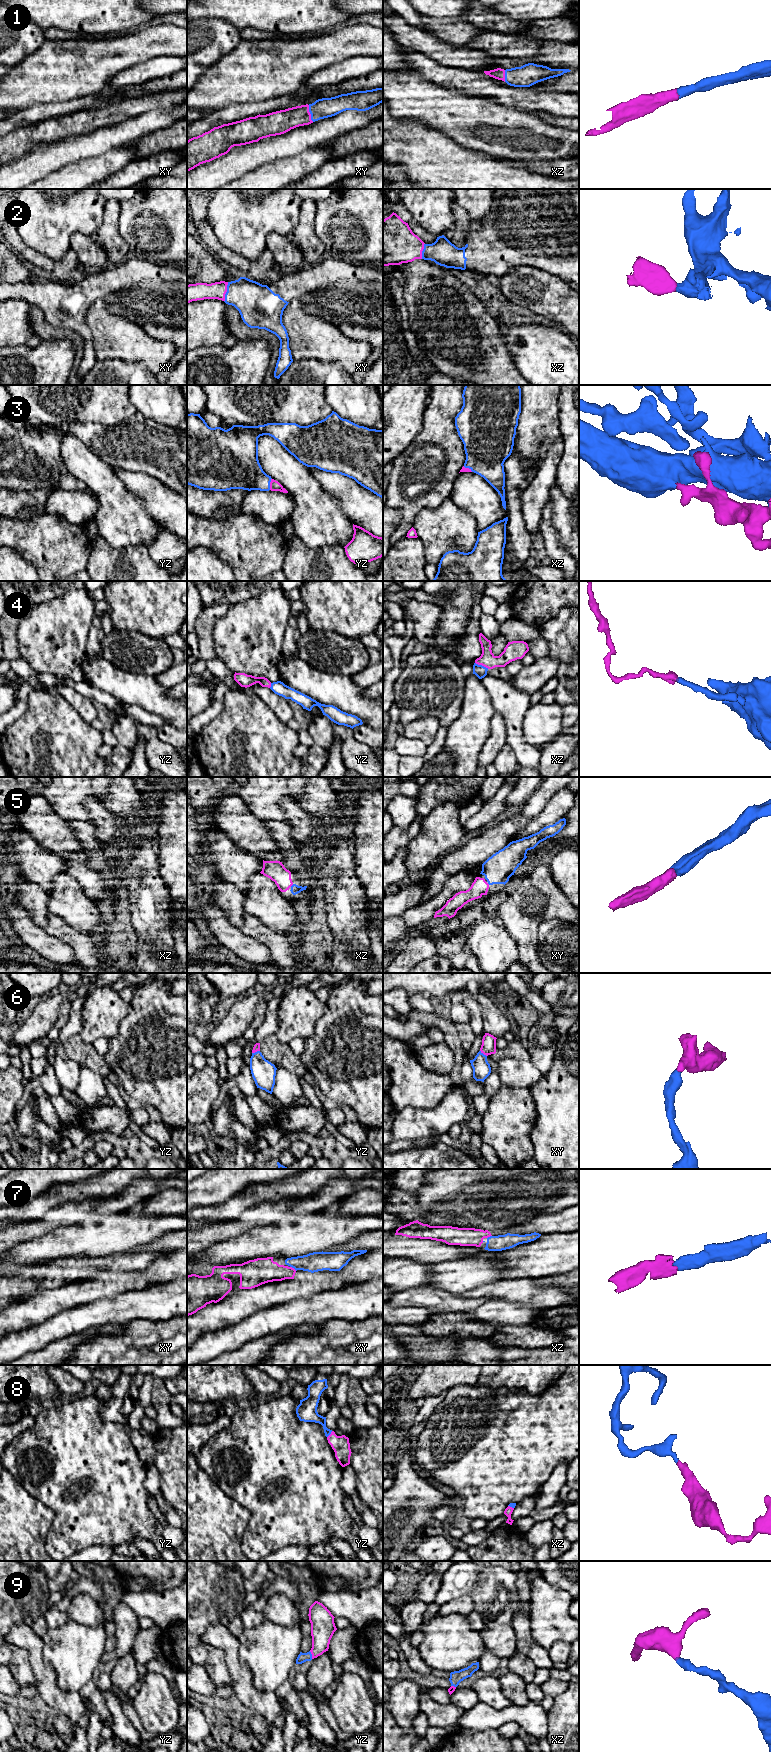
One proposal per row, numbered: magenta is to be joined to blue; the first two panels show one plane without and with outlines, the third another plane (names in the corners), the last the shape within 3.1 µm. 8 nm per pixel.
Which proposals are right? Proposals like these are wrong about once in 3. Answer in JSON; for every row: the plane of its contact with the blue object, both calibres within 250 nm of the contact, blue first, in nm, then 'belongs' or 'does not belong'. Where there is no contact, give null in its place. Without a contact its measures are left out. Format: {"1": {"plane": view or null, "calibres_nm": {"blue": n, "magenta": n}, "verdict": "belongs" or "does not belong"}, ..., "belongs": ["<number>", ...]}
{"1": {"plane": "xy", "calibres_nm": {"blue": 160, "magenta": 180}, "verdict": "belongs"}, "2": {"plane": "xy", "calibres_nm": {"blue": 300, "magenta": 140}, "verdict": "belongs"}, "3": {"plane": "yz", "calibres_nm": {"blue": 300, "magenta": 80}, "verdict": "belongs"}, "4": {"plane": "xz", "calibres_nm": {"blue": 100, "magenta": 130}, "verdict": "belongs"}, "5": {"plane": "xz", "calibres_nm": {"blue": 80, "magenta": 160}, "verdict": "belongs"}, "6": {"plane": "xy", "calibres_nm": {"blue": 140, "magenta": 120}, "verdict": "belongs"}, "7": {"plane": "xy", "calibres_nm": {"blue": 160, "magenta": 200}, "verdict": "belongs"}, "8": {"plane": "yz", "calibres_nm": {"blue": 160, "magenta": 140}, "verdict": "belongs"}, "9": {"plane": "yz", "calibres_nm": {"blue": 80, "magenta": 190}, "verdict": "belongs"}, "belongs": ["1", "2", "3", "4", "5", "6", "7", "8", "9"]}

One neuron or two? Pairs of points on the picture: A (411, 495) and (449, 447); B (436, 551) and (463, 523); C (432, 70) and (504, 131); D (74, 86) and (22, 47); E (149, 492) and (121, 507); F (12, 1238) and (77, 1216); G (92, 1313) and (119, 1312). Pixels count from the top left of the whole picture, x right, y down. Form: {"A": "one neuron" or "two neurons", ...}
{"A": "one neuron", "B": "one neuron", "C": "two neurons", "D": "two neurons", "E": "two neurons", "F": "one neuron", "G": "one neuron"}

